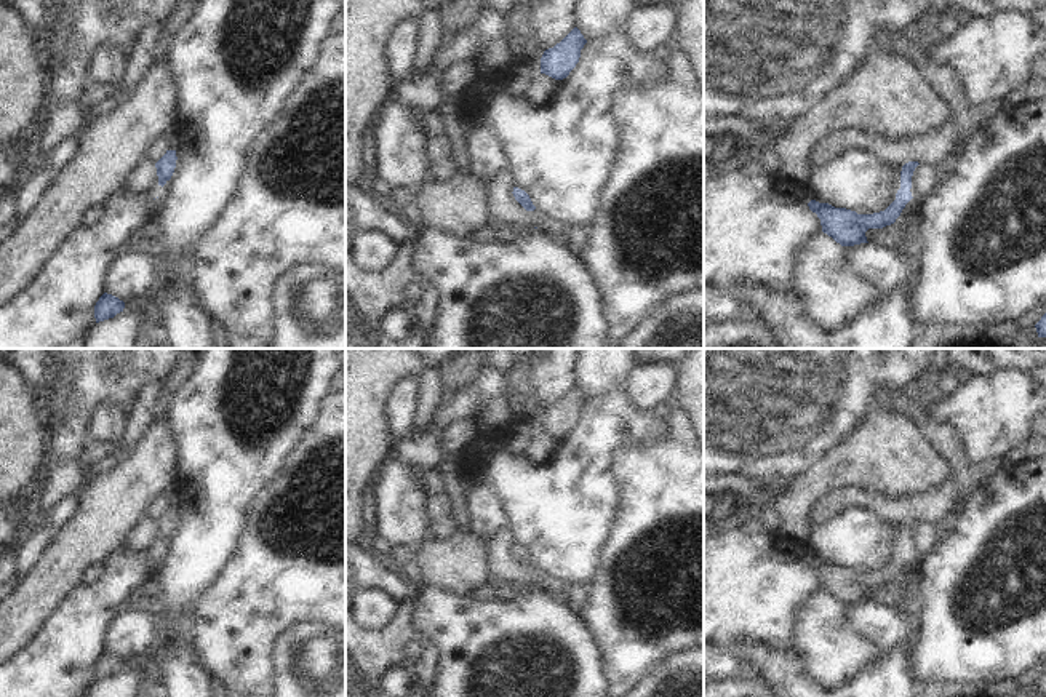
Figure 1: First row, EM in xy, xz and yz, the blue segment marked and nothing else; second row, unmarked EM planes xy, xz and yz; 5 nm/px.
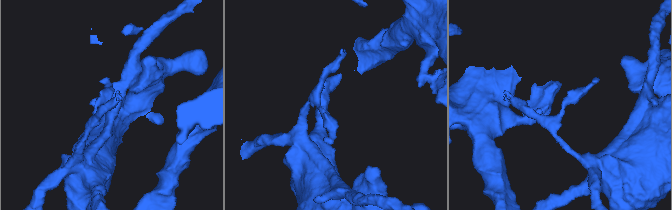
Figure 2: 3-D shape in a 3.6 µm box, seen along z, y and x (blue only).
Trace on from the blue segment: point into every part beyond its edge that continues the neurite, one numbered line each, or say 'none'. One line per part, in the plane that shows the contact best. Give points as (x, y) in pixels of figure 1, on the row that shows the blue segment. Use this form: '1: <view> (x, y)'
none

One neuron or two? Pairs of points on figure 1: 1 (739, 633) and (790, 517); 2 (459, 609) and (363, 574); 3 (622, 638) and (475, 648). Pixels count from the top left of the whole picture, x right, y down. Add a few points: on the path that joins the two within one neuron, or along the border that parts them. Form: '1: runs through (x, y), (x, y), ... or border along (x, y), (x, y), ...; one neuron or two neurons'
1: border along (776, 533), (808, 544); two neurons
2: border along (418, 589), (411, 622), (421, 632); two neurons
3: border along (576, 614), (598, 649), (605, 675); two neurons

